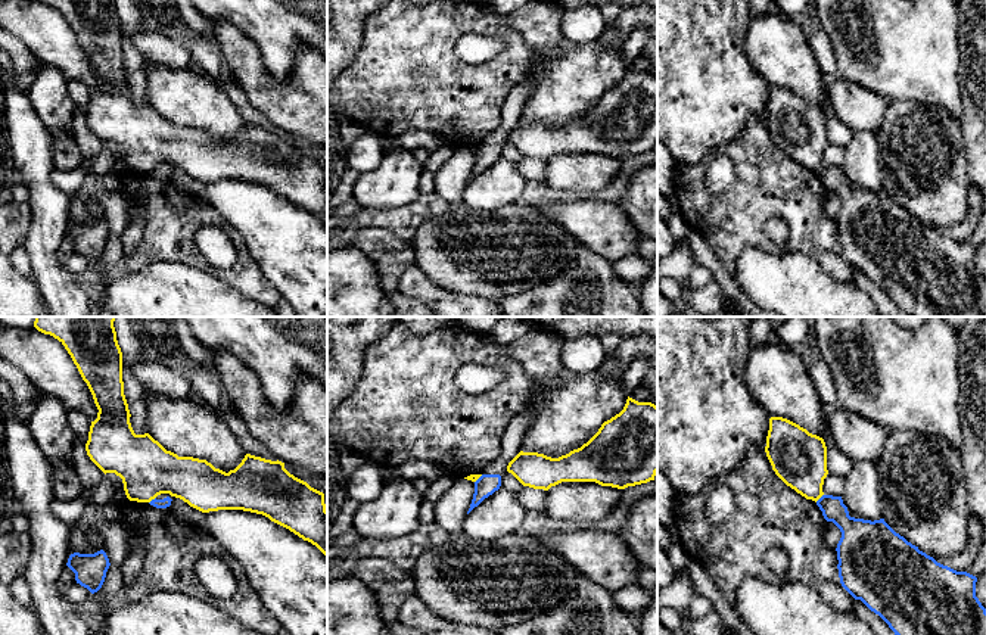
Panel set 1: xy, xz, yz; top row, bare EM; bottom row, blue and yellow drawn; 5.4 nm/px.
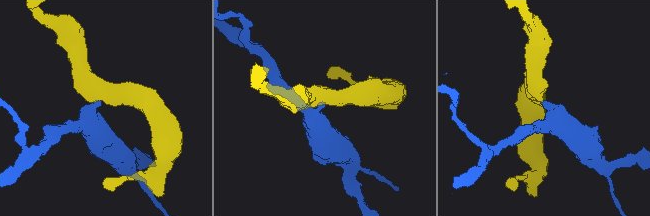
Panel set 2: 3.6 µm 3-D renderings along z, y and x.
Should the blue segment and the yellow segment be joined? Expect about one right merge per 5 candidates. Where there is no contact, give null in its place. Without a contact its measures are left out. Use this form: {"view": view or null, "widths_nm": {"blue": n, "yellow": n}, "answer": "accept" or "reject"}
{"view": "yz", "widths_nm": {"blue": 130, "yellow": 300}, "answer": "reject"}

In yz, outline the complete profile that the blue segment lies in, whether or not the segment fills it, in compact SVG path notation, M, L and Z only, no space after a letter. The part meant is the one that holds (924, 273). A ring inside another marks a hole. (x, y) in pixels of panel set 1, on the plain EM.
M822 165L817 175L842 202L836 218L842 256L878 284L901 311L911 317L986 314L986 278L976 267L976 246L937 233L896 203L884 189L850 187L842 166Z

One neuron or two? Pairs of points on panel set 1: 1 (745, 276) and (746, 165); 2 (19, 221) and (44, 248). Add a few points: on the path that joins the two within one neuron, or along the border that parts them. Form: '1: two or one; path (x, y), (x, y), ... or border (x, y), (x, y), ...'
1: two; border (778, 254), (746, 246), (736, 261), (733, 276)
2: two; border (27, 202), (30, 208), (30, 230), (22, 243)

